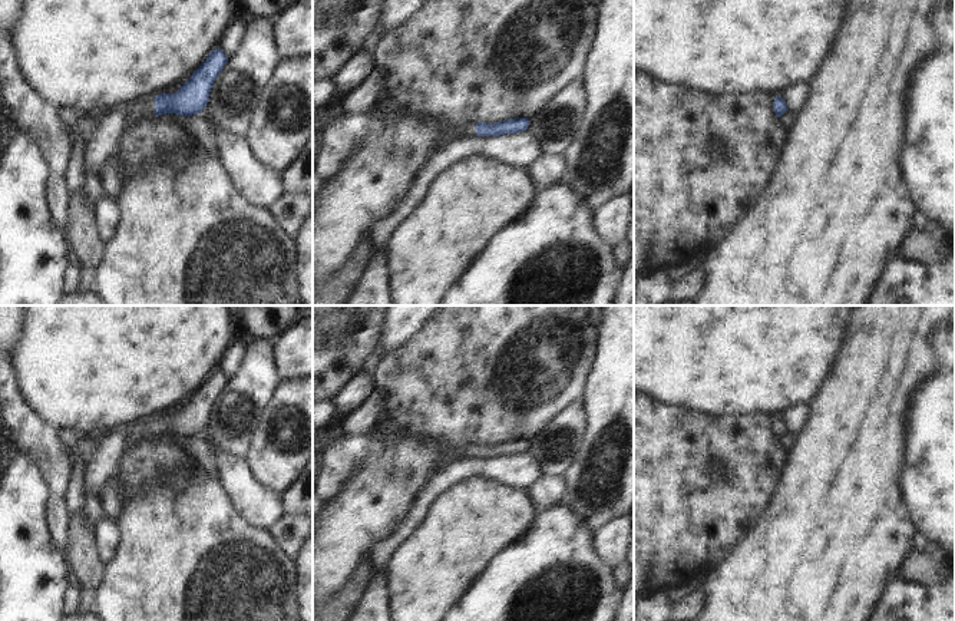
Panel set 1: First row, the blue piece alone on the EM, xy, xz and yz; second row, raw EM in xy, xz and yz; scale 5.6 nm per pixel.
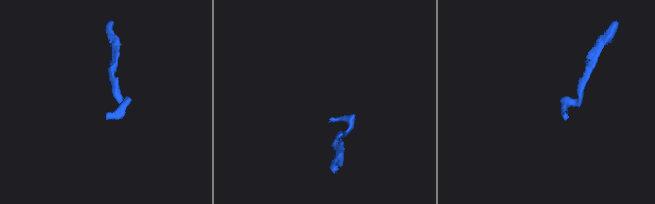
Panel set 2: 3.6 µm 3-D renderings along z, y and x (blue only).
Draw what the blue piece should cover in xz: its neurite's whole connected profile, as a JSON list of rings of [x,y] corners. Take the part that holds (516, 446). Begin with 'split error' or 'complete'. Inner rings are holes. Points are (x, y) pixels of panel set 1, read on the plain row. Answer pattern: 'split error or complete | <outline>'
split error | [[[528,439],[506,440],[492,446],[486,443],[472,443],[455,449],[456,458],[500,458],[503,455],[518,455],[526,452],[529,446]]]

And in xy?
split error | [[[221,370],[209,374],[206,381],[192,394],[179,412],[174,416],[161,414],[151,420],[136,423],[133,432],[145,439],[153,439],[163,435],[192,437],[205,430],[211,409],[227,384],[228,379]]]

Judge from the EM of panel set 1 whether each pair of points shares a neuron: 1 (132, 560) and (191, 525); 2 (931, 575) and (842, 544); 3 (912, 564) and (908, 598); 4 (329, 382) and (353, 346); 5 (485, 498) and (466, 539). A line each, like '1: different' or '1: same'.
1: same
2: different
3: different
4: same
5: same

